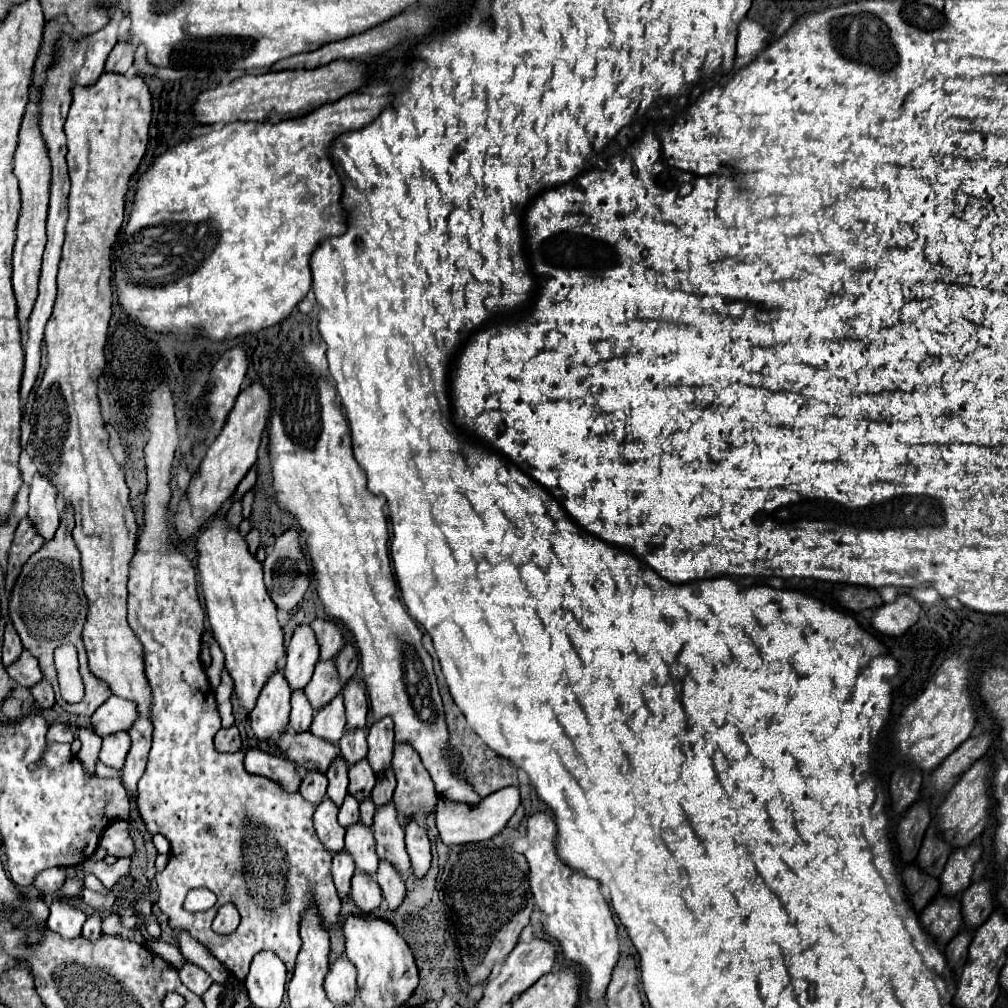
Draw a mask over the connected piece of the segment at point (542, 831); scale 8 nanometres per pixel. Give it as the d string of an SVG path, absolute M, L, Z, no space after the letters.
M533 813L527 819L527 837L531 841L529 849L525 851L529 863L529 883L533 891L533 899L541 911L547 913L547 921L543 921L545 931L559 943L563 955L571 961L581 965L587 975L587 995L595 1001L605 995L607 983L619 959L619 941L617 941L617 925L613 921L613 911L607 899L601 893L601 885L595 879L587 879L587 875L579 875L579 871L571 871L567 863L559 863L559 855L555 855L555 821L549 813Z

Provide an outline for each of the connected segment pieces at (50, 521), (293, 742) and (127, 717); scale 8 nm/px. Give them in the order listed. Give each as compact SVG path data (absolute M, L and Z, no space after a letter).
M39 473L33 477L33 483L31 483L27 517L33 521L37 531L45 537L45 541L53 537L53 533L59 525L61 515L59 515L59 509L57 509L55 485Z
M285 731L285 735L279 737L277 745L287 759L303 765L305 769L317 769L323 773L327 771L331 761L341 755L337 745L327 743L325 739L319 739L309 731L301 731L299 735L295 735L295 731Z
M111 695L93 715L91 715L91 727L97 731L97 735L109 735L117 731L127 731L135 721L139 719L135 701Z

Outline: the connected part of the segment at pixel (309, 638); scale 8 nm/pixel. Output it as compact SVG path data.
M299 625L291 637L287 647L287 663L285 663L285 679L291 689L303 689L319 661L319 643L315 643L315 633L309 625Z

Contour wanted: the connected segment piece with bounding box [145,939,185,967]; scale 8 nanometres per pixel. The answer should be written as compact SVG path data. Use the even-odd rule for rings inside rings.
M147 939L145 943L147 943L147 949L151 949L151 951L157 953L157 955L161 955L161 957L163 957L167 963L171 963L173 967L185 963L185 957L181 955L179 947L169 945L169 943L165 943L165 941L157 941L157 939Z

